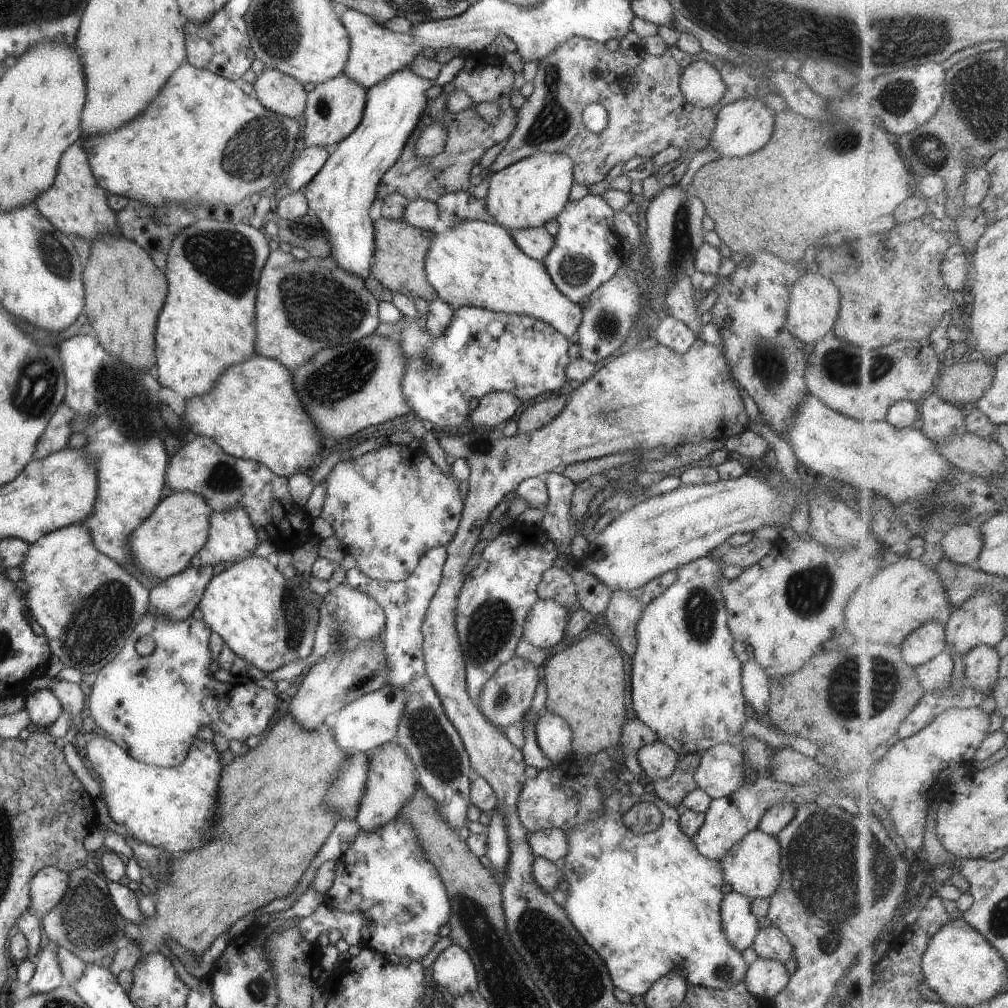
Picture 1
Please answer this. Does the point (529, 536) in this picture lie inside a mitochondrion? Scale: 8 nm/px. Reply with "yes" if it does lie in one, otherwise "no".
no

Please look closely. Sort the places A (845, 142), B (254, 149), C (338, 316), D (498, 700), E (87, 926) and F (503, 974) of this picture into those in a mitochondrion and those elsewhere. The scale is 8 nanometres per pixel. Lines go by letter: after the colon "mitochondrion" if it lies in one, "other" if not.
A: mitochondrion
B: mitochondrion
C: mitochondrion
D: mitochondrion
E: mitochondrion
F: mitochondrion

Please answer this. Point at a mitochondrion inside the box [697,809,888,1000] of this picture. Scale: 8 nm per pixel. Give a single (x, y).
(723, 972)

